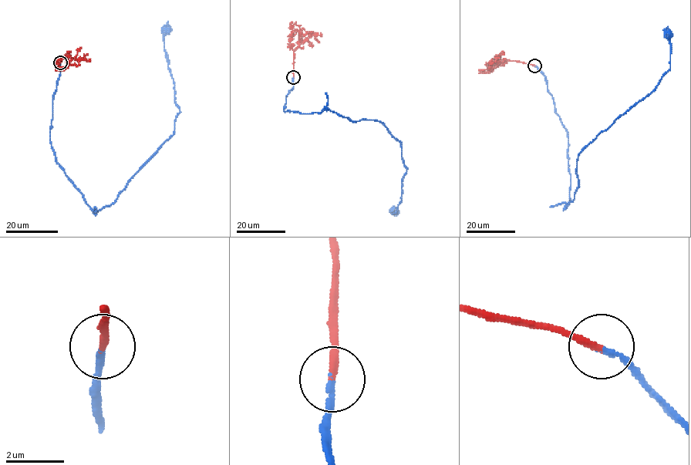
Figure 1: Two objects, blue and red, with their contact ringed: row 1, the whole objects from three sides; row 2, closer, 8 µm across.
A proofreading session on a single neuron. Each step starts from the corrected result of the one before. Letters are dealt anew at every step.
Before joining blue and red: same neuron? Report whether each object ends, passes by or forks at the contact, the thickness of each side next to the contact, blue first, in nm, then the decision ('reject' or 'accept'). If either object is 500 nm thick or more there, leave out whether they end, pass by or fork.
blue ends there; red ends there; 180 nm thick on the blue side, 240 nm on the other; accept

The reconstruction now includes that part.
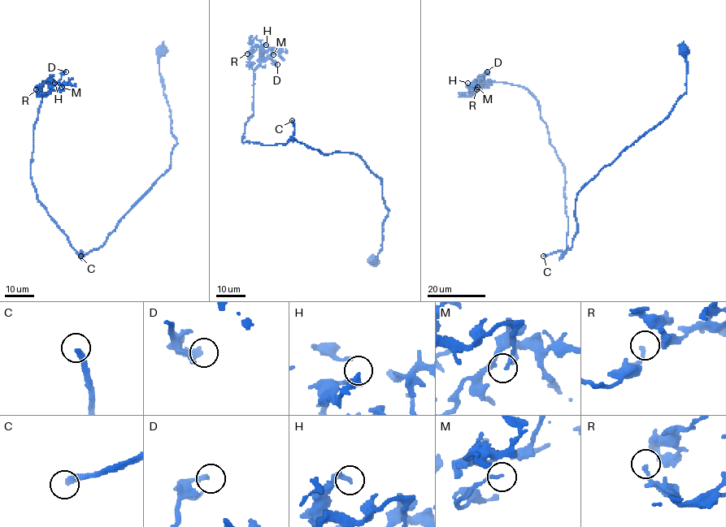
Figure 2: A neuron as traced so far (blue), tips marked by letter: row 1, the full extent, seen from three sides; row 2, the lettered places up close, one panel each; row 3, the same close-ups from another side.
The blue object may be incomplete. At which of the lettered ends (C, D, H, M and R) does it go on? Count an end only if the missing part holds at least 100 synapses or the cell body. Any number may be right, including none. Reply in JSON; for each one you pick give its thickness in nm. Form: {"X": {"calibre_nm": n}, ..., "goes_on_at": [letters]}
{"C": {"calibre_nm": 240}, "goes_on_at": ["C"]}

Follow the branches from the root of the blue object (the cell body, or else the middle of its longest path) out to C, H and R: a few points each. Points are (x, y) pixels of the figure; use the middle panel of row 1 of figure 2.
C: (375, 260), (370, 264), (382, 249), (389, 214), (382, 180), (354, 153), (323, 154), (293, 140), (292, 120)
H: (375, 260), (389, 209), (382, 180), (358, 156), (296, 140), (242, 141), (266, 45)
R: (375, 260), (389, 209), (382, 180), (358, 156), (296, 140), (242, 141), (262, 61), (259, 48), (247, 53)

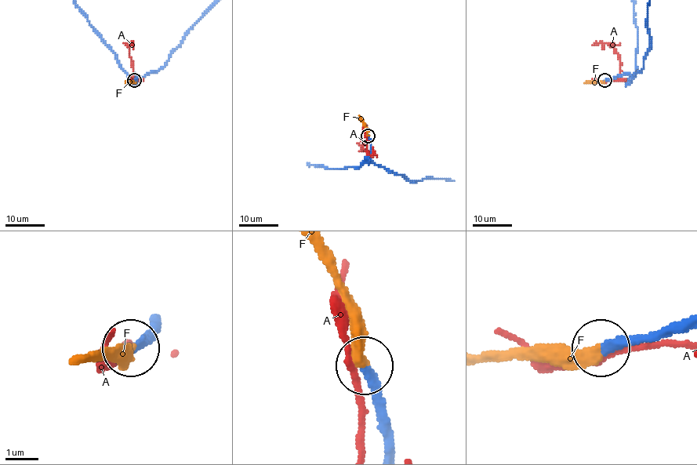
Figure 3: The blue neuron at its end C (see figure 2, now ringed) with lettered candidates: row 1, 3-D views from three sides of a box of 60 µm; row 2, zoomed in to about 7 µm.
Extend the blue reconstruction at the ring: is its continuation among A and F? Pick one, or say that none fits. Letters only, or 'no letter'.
F

